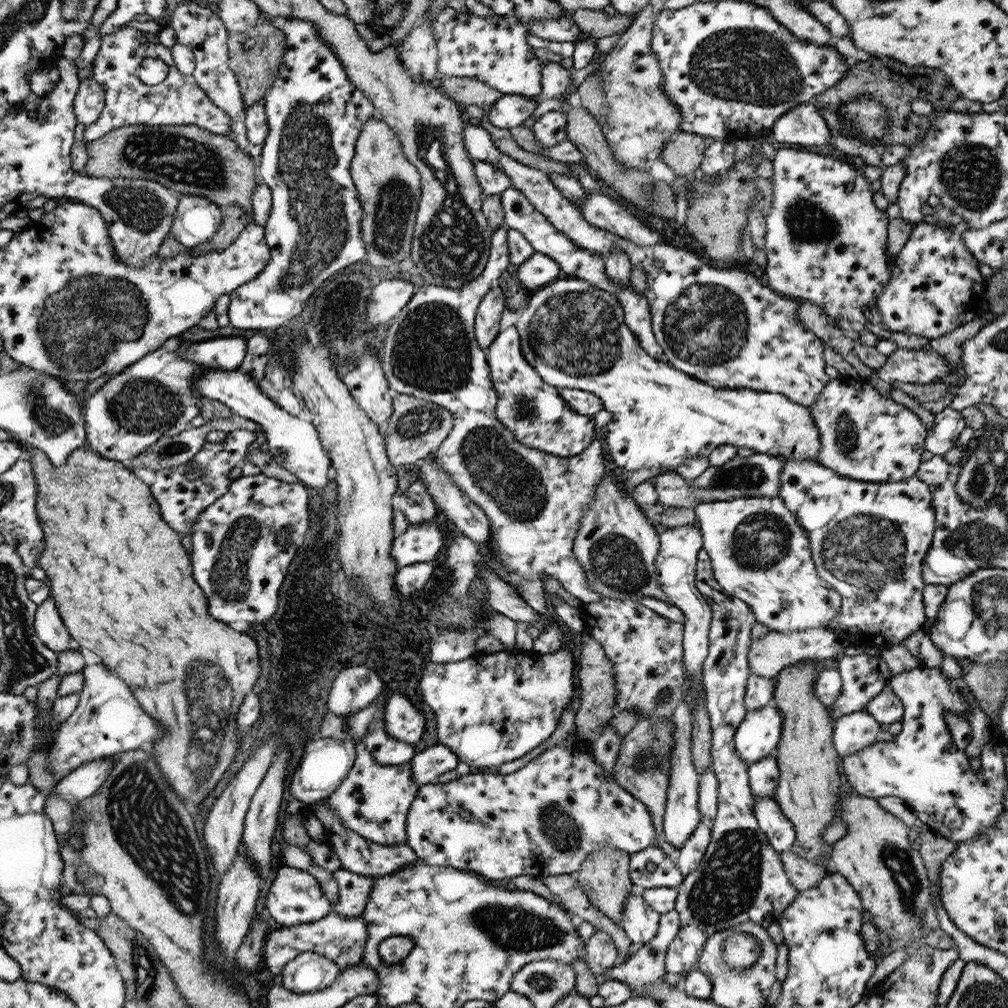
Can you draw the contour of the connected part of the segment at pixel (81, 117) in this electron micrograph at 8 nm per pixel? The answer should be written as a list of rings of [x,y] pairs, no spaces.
[[[92,76],[81,80],[73,104],[73,111],[76,113],[77,120],[81,121],[85,127],[90,126],[98,120],[104,108],[105,92],[97,84],[97,79]]]

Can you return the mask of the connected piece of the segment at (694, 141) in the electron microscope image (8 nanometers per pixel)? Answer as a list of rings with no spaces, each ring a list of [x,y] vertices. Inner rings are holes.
[[[682,130],[678,131],[670,137],[670,142],[666,143],[659,154],[659,159],[664,161],[672,170],[676,176],[692,177],[692,174],[696,168],[704,166],[707,150],[707,146],[711,140],[704,136],[698,136],[697,134],[690,134]]]

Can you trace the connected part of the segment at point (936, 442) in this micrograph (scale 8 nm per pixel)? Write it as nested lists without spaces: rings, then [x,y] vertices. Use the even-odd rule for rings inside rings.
[[[951,406],[935,414],[932,428],[927,430],[925,450],[933,456],[942,456],[956,447],[958,437],[966,427],[960,410]]]

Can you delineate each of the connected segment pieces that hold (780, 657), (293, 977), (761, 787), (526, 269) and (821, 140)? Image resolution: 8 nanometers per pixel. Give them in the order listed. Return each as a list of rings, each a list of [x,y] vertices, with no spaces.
[[[826,627],[808,628],[792,632],[769,631],[762,638],[754,638],[751,641],[751,649],[748,653],[749,669],[755,675],[776,679],[778,673],[789,664],[799,663],[804,660],[824,660],[833,658],[844,650],[838,637]]]
[[[306,951],[285,967],[278,984],[295,993],[321,991],[337,982],[341,969],[337,961]]]
[[[774,754],[759,760],[748,768],[750,788],[754,797],[774,798],[779,782],[779,767]]]
[[[539,252],[532,254],[516,269],[519,282],[531,292],[540,290],[563,277],[560,265],[549,256]]]
[[[812,101],[782,114],[767,131],[771,142],[780,146],[804,148],[830,144],[830,129]]]

